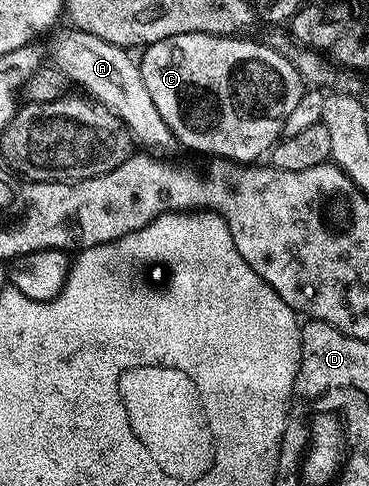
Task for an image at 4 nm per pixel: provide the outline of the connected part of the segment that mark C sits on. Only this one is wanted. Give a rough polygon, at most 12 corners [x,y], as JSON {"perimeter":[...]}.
{"perimeter":[[241,35],[144,46],[143,83],[182,146],[253,161],[303,82]]}

